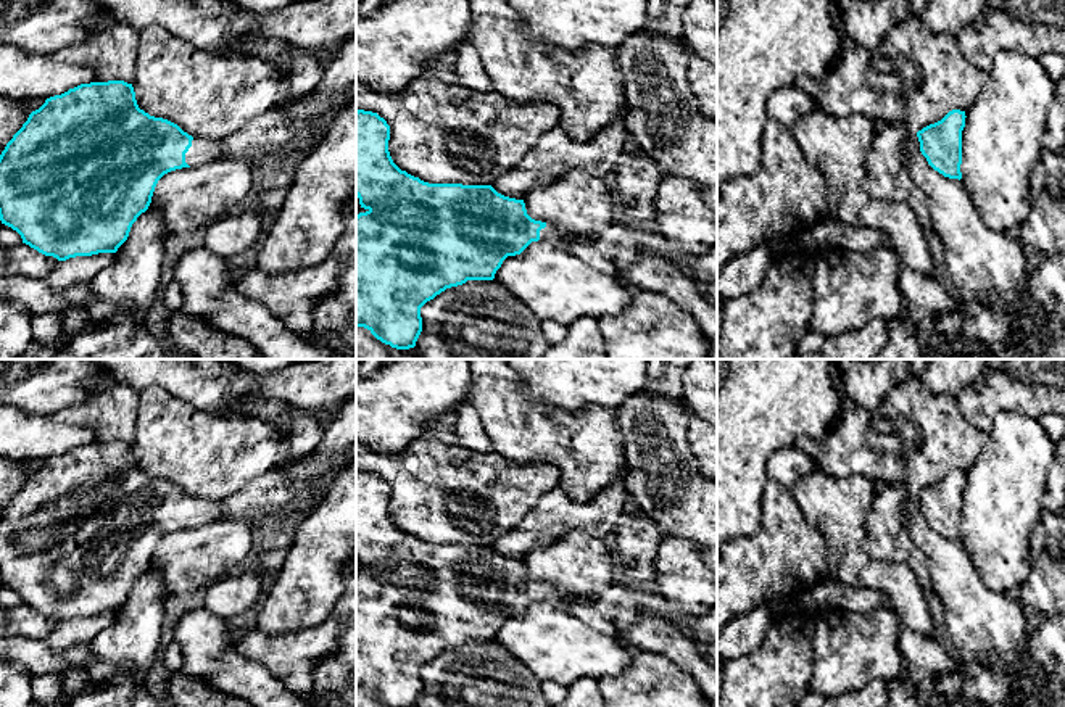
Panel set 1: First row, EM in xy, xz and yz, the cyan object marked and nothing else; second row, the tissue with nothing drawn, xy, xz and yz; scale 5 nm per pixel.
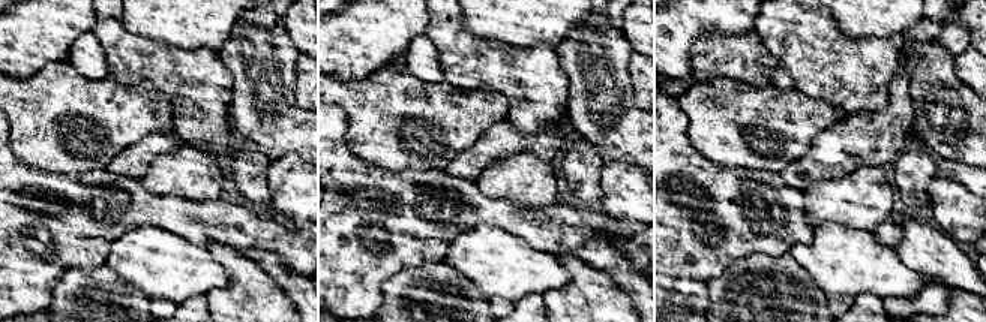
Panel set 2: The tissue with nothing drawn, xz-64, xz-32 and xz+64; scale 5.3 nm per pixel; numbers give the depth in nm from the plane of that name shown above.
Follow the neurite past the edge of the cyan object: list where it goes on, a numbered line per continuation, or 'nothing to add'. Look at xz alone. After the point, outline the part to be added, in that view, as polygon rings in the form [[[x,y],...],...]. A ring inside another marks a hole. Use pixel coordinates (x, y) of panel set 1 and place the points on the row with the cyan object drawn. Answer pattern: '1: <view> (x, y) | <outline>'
1: xz (616, 247) | [[[615,222],[593,237],[580,238],[562,235],[556,225],[546,224],[540,230],[540,240],[567,250],[595,269],[617,275],[636,261],[643,248],[635,229]]]

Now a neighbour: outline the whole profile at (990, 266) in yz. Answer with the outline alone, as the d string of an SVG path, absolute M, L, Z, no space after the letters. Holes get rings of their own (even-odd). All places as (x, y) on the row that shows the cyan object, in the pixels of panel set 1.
M917 132L905 143L905 166L915 185L928 196L933 229L944 245L944 261L954 291L983 304L1015 300L1026 287L1028 279L1028 256L1017 237L992 230L981 217L962 180L944 177L928 164L920 151Z

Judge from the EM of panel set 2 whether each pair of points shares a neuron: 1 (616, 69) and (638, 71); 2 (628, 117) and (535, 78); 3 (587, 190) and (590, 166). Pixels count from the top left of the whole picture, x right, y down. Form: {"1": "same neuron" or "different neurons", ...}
{"1": "different neurons", "2": "different neurons", "3": "same neuron"}

